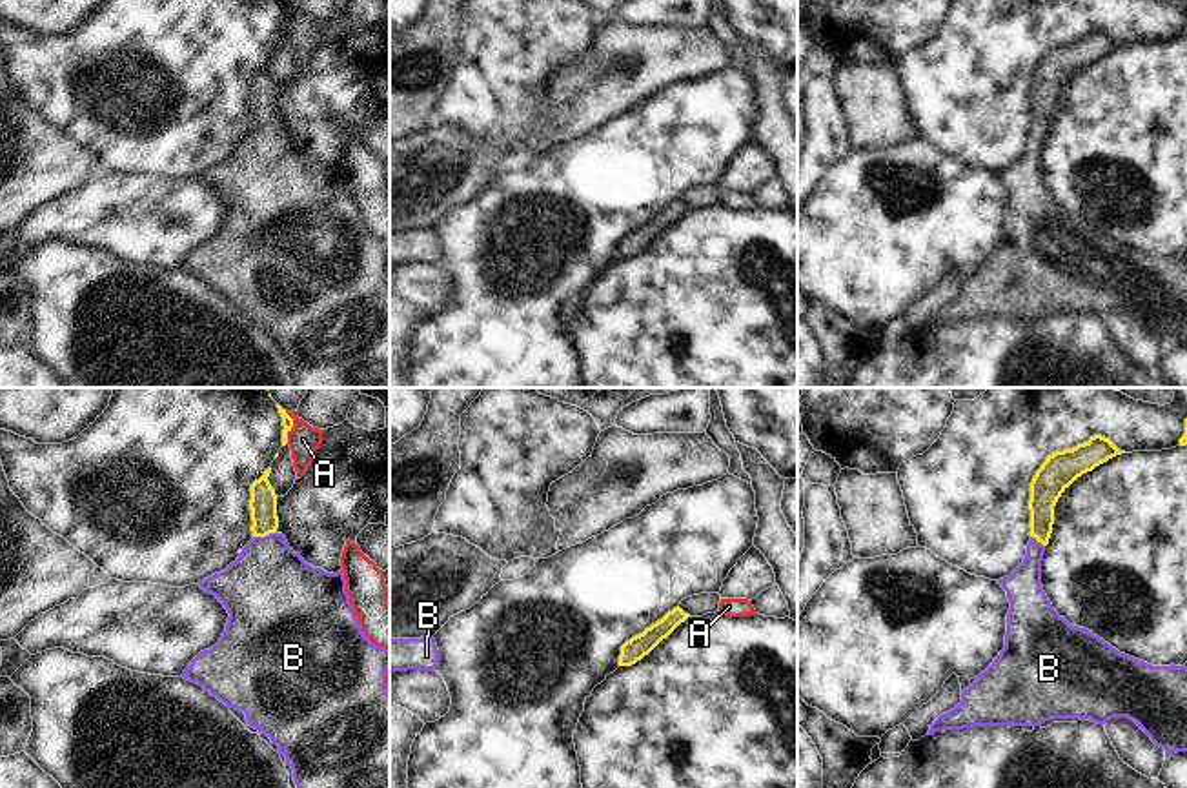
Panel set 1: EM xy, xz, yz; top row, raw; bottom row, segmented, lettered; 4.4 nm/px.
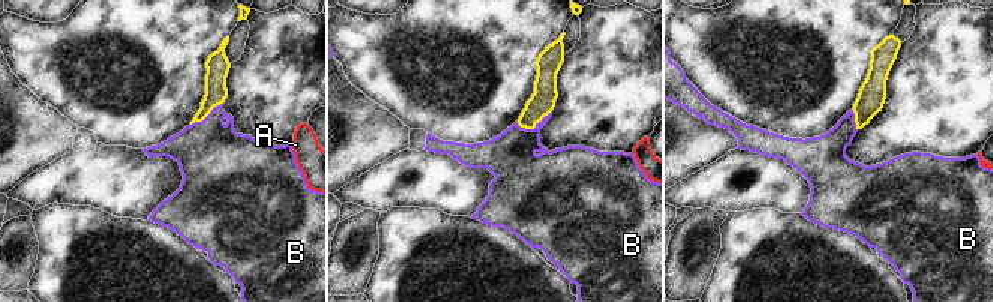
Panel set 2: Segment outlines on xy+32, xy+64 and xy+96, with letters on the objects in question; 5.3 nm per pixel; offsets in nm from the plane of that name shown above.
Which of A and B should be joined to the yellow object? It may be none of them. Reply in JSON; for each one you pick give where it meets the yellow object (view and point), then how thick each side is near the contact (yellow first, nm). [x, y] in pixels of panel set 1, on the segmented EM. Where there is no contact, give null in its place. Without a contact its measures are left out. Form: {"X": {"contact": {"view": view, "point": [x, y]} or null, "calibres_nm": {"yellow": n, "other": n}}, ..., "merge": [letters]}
{"B": {"contact": {"view": "xy", "point": [263, 535]}, "calibres_nm": {"yellow": 120, "other": 400}}, "merge": ["B"]}

